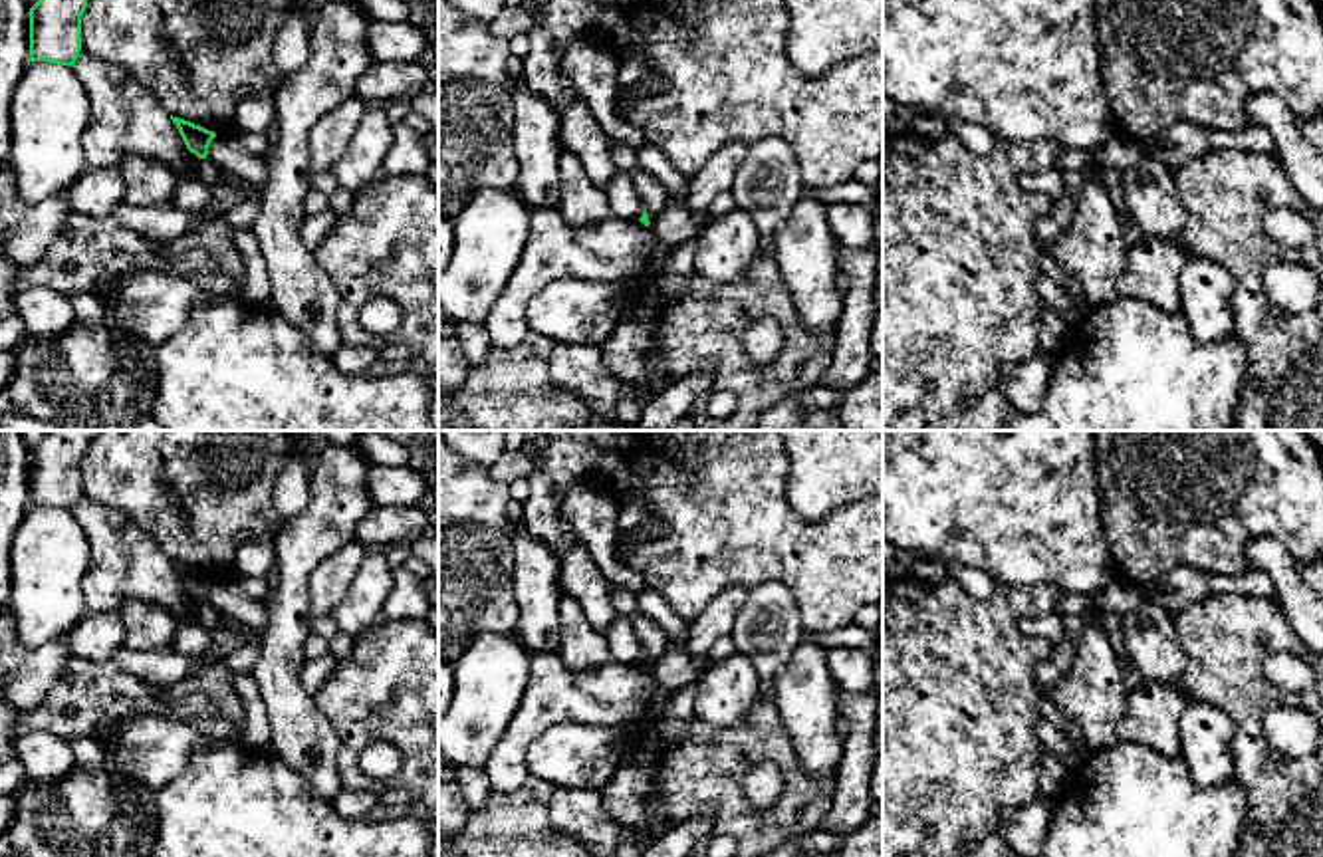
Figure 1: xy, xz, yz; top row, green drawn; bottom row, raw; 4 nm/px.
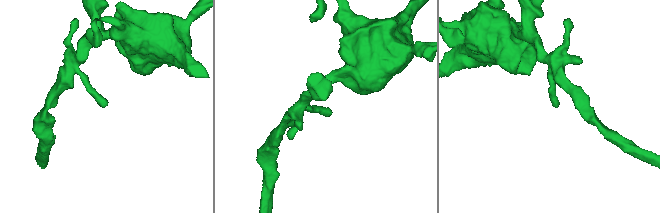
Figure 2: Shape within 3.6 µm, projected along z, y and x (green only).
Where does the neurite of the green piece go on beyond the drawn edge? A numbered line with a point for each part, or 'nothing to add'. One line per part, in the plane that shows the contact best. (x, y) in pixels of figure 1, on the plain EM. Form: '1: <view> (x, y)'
nothing to add

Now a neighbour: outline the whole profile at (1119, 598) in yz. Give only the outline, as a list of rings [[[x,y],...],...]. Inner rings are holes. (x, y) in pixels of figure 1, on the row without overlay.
[[[1119,575],[1105,589],[1101,589],[1101,603],[1097,611],[1125,617],[1127,613],[1137,609],[1141,601],[1143,591],[1129,583],[1123,575]]]

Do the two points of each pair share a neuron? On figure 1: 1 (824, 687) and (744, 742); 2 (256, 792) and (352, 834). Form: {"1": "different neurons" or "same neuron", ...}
{"1": "different neurons", "2": "same neuron"}

